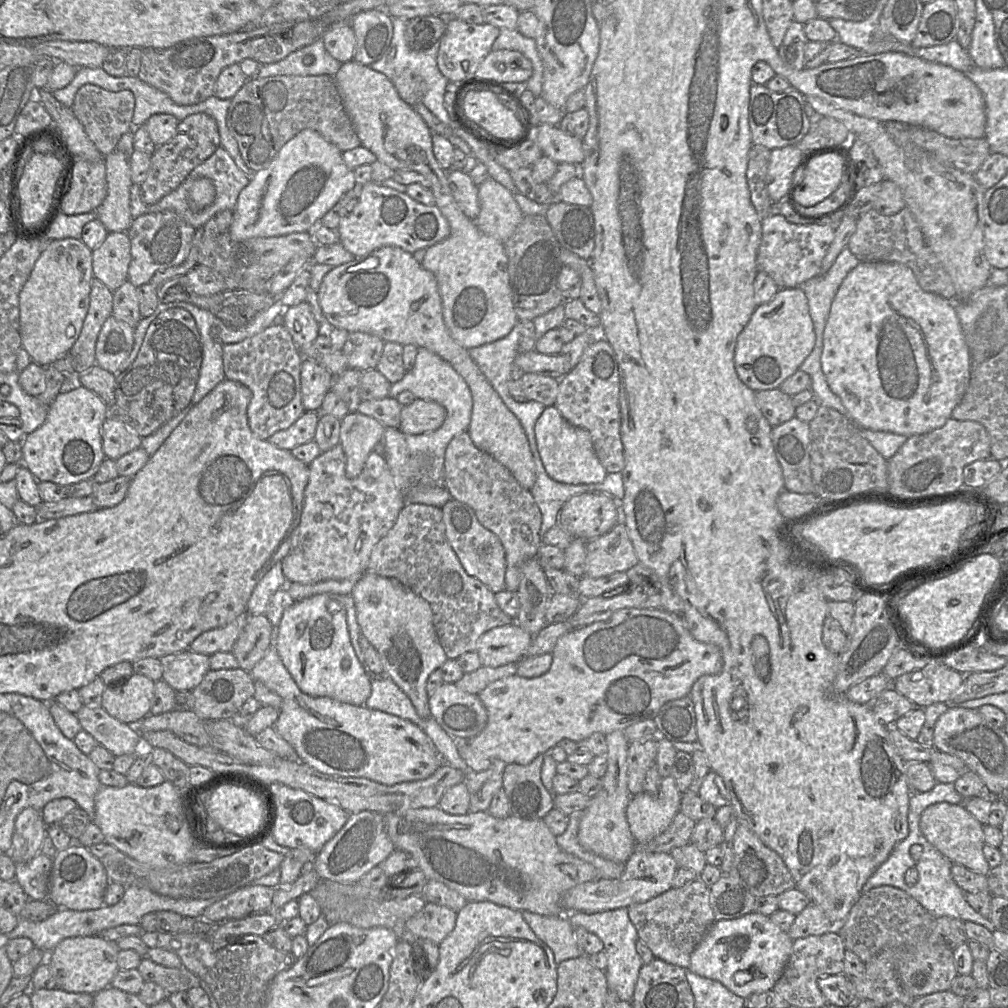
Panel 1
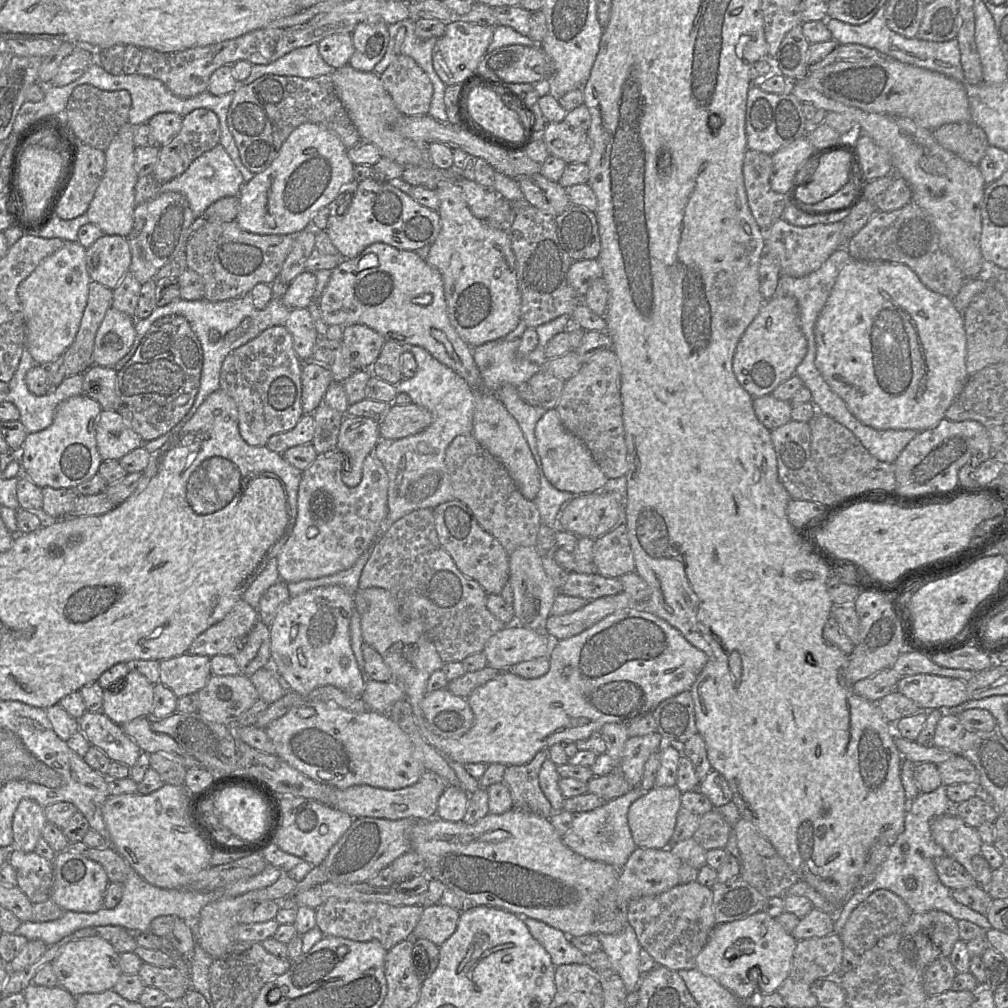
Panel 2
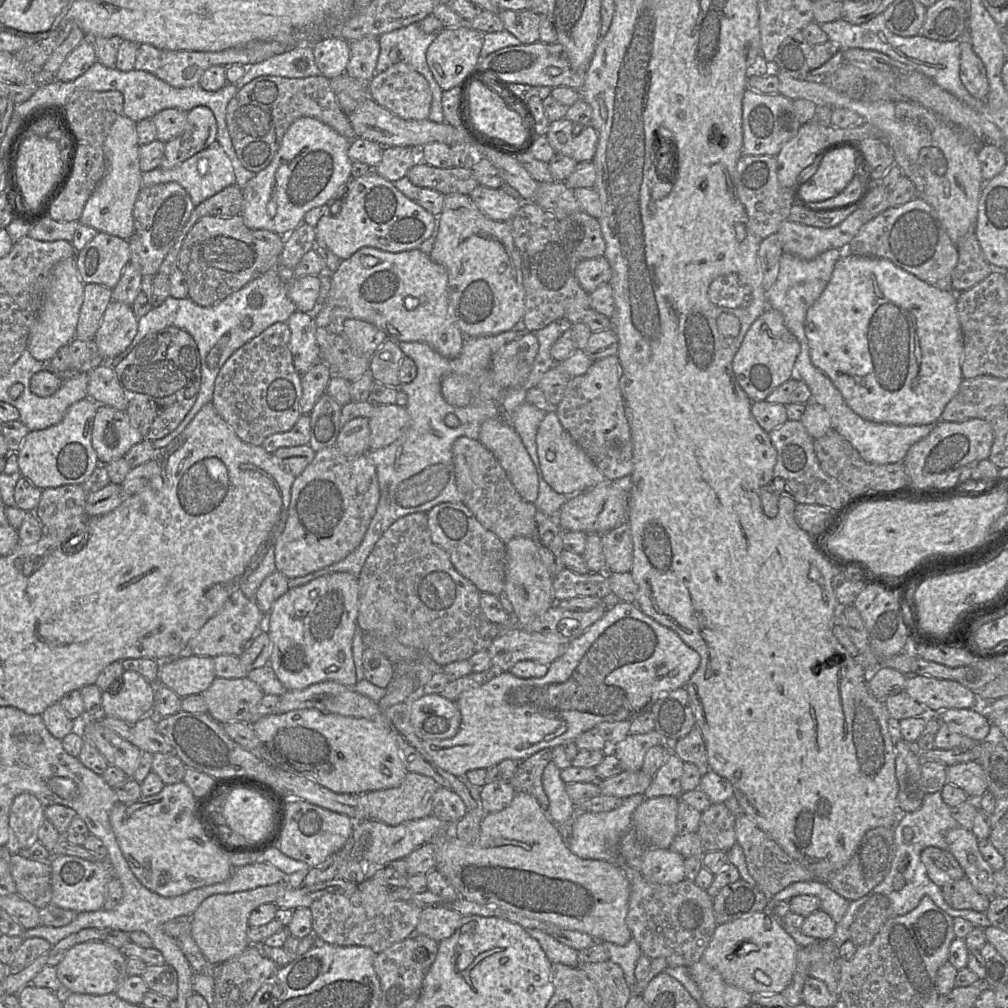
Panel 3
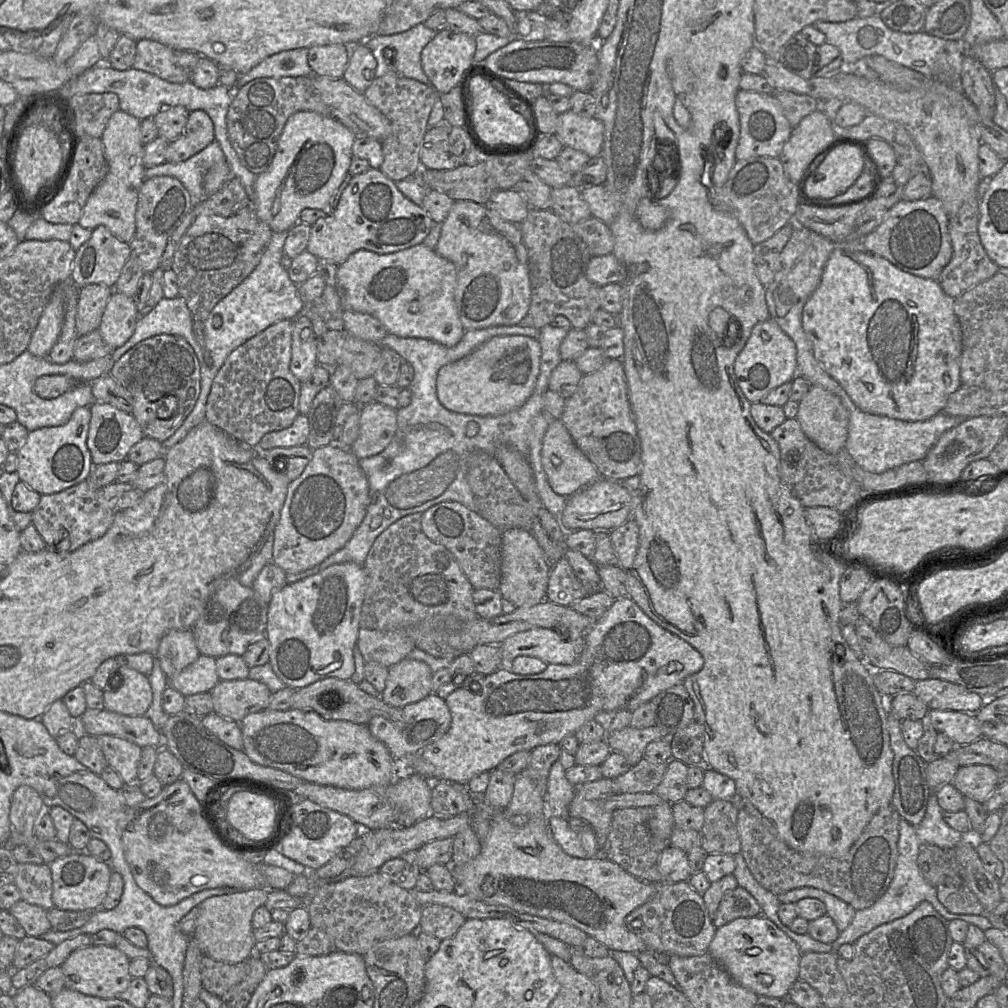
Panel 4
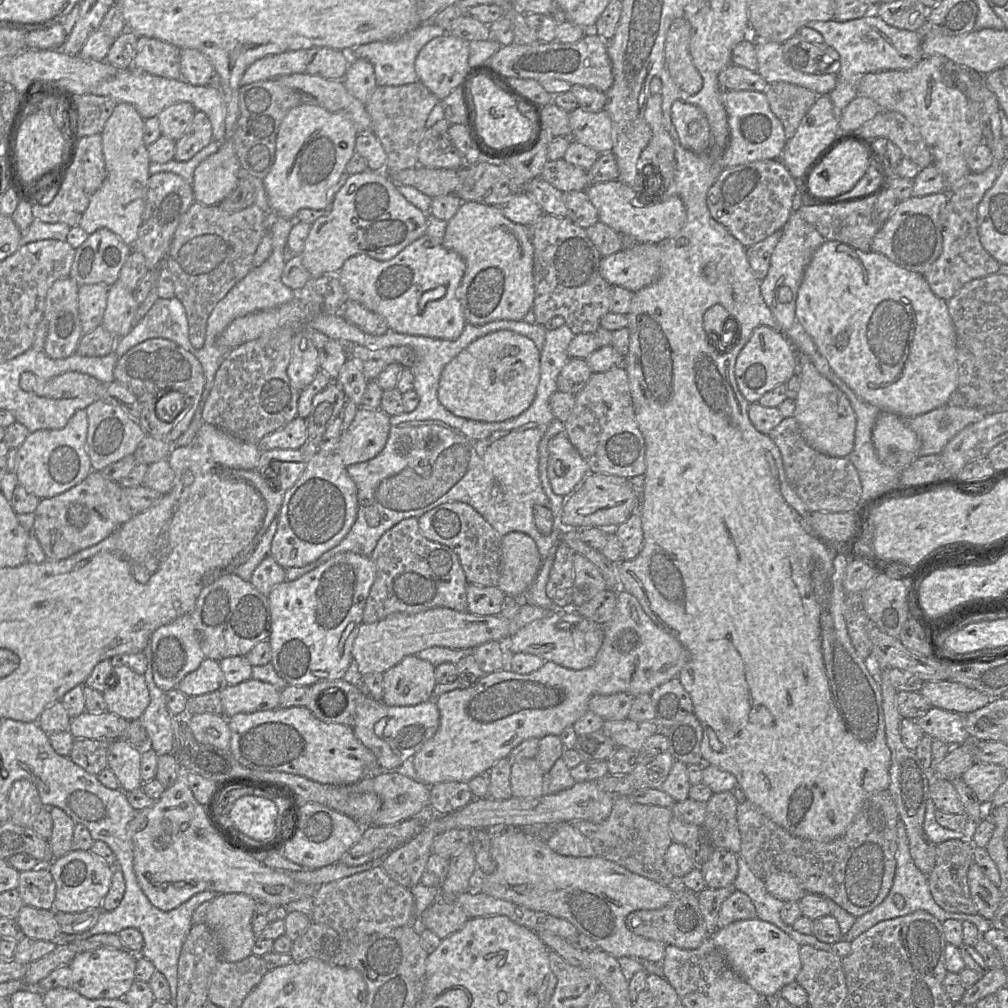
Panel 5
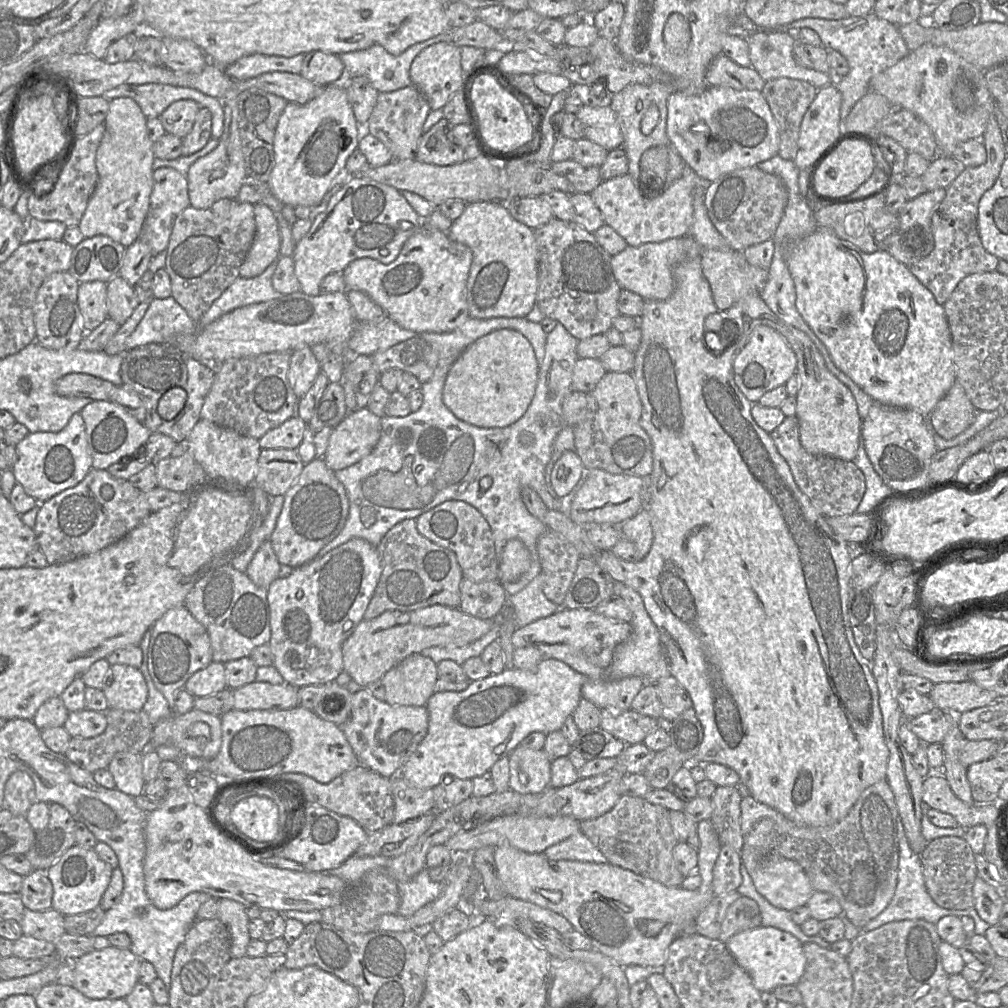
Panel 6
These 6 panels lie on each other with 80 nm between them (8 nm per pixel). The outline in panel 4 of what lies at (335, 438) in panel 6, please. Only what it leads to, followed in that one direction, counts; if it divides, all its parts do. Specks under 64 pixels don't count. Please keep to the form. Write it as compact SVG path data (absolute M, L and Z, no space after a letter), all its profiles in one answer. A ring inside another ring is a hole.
M371 402L360 407L359 435L350 451L363 459L381 453L391 442L397 430L397 410Z

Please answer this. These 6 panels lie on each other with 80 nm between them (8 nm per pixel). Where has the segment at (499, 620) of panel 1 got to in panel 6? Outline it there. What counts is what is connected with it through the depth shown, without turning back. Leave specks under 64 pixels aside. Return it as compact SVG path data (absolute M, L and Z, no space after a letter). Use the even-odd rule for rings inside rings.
M416 519L397 523L376 549L382 572L364 613L364 620L374 619L386 611L410 612L433 605L459 608L463 573L456 555L422 536L416 528Z

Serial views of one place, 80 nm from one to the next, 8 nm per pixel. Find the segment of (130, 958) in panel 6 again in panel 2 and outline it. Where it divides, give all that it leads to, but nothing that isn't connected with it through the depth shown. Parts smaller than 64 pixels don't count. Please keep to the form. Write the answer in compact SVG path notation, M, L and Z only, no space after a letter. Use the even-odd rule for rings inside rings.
M97 937L68 943L51 964L59 986L76 997L113 989L122 974L119 953L115 951L109 941Z

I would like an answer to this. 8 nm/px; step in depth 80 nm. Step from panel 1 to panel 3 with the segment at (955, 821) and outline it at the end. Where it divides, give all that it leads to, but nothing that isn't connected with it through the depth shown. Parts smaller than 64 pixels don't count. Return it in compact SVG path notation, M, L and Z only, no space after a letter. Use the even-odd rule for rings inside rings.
M957 827L946 833L948 851L954 856L965 876L982 895L993 898L995 891L994 870L978 848L978 839L971 830Z

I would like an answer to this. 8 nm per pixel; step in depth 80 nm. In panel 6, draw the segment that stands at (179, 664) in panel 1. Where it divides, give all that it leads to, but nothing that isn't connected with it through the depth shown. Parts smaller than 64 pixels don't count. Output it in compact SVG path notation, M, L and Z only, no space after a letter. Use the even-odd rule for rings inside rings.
M214 661L195 672L184 686L195 698L213 695L226 687L224 663Z

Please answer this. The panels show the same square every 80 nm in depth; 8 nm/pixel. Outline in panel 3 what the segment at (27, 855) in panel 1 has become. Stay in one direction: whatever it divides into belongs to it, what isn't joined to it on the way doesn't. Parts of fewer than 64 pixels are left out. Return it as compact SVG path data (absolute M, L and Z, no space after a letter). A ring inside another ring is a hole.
M28 792L14 798L9 813L12 842L7 846L12 855L36 841L38 829L45 819L45 808L35 795Z

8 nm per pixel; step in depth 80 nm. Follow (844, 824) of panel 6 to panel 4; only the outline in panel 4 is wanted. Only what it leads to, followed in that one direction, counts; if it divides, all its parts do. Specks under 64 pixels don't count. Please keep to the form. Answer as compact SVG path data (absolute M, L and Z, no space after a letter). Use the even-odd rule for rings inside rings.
M890 804L880 809L865 826L849 852L841 858L802 853L781 841L745 808L738 810L737 828L744 861L756 881L775 895L801 887L823 890L856 911L871 907L888 889L897 861L900 815Z

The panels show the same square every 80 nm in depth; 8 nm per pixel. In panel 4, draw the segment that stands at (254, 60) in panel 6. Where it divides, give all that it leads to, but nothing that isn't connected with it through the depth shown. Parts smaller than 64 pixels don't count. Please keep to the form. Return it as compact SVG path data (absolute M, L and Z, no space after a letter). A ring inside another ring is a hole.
M297 48L273 54L253 67L243 76L239 76L236 88L244 86L256 78L282 78L312 76L308 64L308 48Z

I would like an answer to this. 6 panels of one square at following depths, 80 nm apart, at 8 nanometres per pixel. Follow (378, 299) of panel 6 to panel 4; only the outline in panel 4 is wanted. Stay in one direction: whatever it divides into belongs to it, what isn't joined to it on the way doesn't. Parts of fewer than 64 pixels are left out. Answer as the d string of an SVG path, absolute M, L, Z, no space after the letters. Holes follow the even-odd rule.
M423 243L390 254L360 249L338 265L336 289L343 310L362 312L377 318L388 334L422 338L453 347L465 328L455 303L455 265Z

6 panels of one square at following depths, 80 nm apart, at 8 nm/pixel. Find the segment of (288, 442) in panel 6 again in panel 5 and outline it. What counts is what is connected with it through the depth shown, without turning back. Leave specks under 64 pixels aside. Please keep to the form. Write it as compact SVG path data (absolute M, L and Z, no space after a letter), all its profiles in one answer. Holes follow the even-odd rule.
M297 416L283 428L264 436L257 445L262 452L272 449L299 449L306 442L306 420Z

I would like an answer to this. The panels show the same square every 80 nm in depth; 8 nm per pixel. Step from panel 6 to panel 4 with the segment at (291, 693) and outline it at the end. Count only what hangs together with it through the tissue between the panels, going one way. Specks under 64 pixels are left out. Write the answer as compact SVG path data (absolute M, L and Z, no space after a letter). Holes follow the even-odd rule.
M250 678L219 680L209 693L214 712L238 723L251 713L268 709L272 694L264 683Z

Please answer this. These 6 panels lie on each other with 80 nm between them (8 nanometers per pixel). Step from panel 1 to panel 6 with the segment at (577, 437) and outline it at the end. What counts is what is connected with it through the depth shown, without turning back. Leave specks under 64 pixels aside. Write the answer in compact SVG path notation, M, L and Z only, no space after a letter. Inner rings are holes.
M565 451L554 464L550 480L556 495L566 496L586 473L582 461L575 451Z

